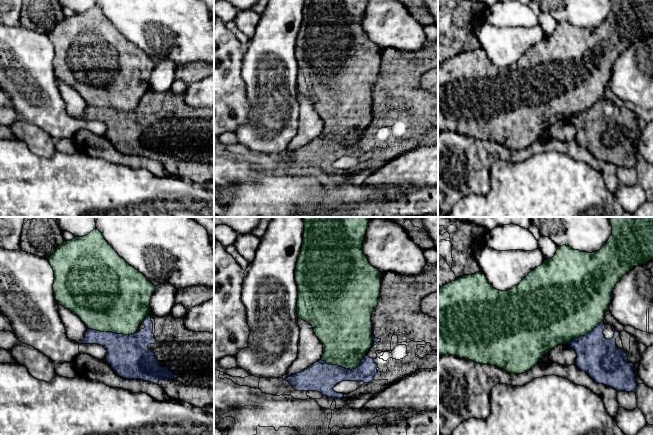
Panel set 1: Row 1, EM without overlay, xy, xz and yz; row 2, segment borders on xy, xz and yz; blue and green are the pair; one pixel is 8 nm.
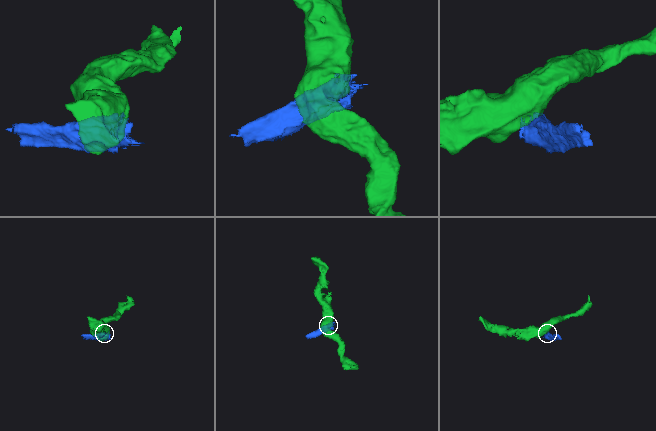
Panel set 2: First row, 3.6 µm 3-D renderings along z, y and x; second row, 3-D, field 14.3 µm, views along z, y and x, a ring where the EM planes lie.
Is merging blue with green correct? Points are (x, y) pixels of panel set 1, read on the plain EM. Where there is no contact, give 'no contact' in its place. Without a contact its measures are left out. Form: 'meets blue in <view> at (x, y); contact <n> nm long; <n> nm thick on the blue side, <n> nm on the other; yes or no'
meets blue in xy at (111, 108); contact 400 nm long; 340 nm thick on the blue side, 500 nm on the other; no

